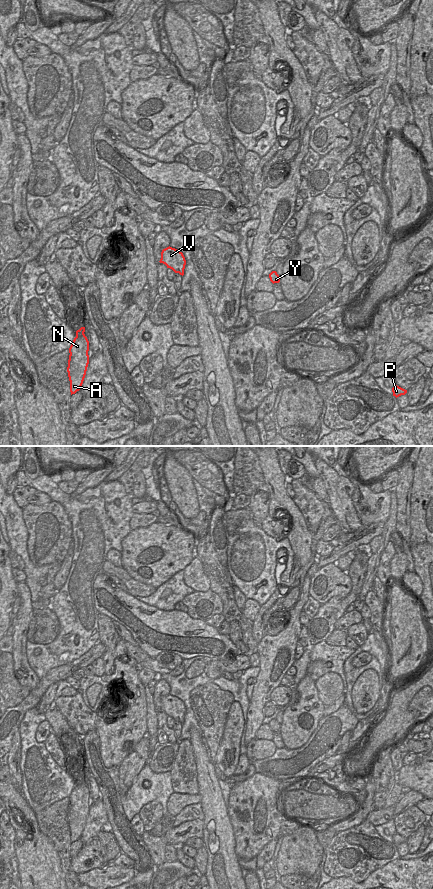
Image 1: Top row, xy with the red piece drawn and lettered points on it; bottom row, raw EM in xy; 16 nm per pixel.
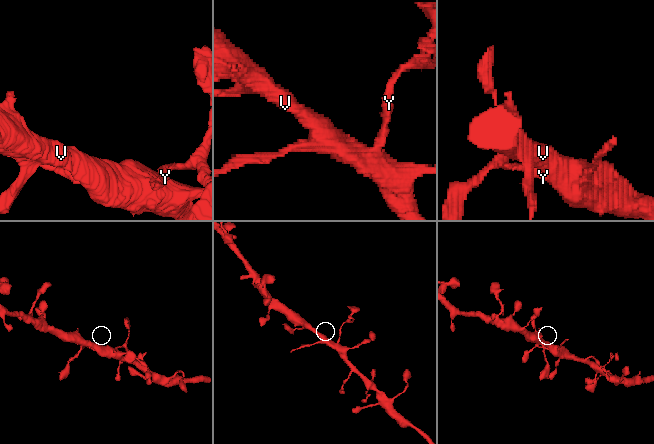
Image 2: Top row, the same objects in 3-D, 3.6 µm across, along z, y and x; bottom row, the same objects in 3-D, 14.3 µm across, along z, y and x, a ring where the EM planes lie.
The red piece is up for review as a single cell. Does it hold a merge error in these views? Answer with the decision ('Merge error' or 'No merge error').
No merge error

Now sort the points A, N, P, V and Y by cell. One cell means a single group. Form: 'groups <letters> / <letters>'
groups A N P V Y

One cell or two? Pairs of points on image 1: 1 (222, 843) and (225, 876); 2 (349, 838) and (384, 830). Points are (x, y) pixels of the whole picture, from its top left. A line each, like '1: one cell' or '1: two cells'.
1: one cell
2: two cells

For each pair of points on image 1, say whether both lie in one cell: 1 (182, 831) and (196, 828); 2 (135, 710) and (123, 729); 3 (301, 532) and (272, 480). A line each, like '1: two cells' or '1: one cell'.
1: one cell
2: one cell
3: one cell

